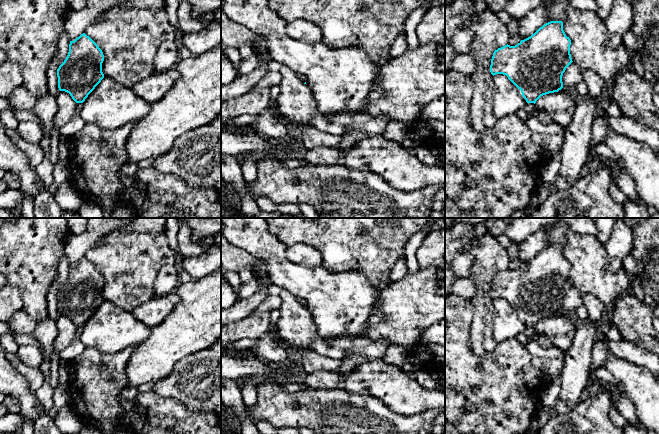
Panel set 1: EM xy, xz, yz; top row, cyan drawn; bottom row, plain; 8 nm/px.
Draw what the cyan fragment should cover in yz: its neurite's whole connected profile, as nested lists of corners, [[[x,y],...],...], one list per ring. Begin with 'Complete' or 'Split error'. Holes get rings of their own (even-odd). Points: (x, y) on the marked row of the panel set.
Split error. [[[550,21],[540,27],[530,37],[521,40],[517,45],[505,45],[494,51],[490,72],[494,76],[503,74],[521,90],[526,106],[516,115],[527,121],[535,108],[536,101],[543,95],[558,92],[563,88],[562,76],[566,68],[573,62],[570,54],[571,40],[563,30],[562,21]]]

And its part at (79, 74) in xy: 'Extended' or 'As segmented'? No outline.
Extended

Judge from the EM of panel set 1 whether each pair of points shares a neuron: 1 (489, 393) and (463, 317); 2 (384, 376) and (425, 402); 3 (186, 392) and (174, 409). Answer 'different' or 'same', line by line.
1: same
2: same
3: different

